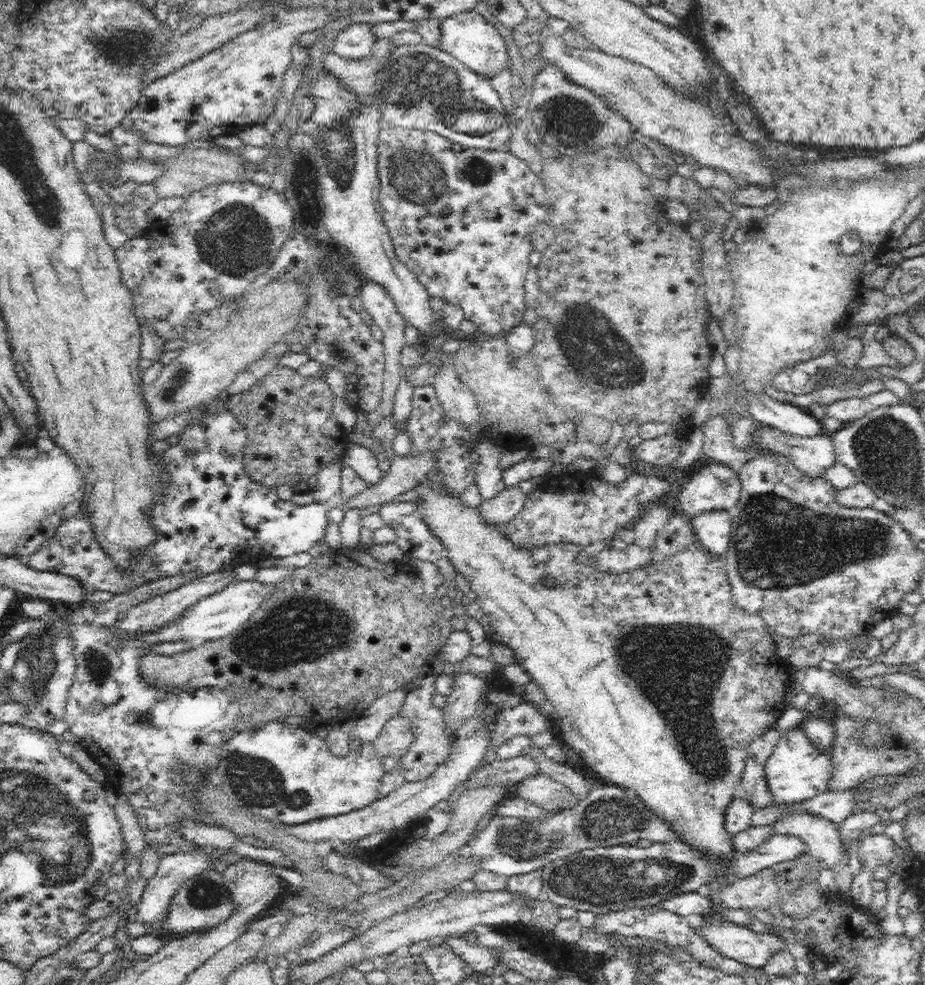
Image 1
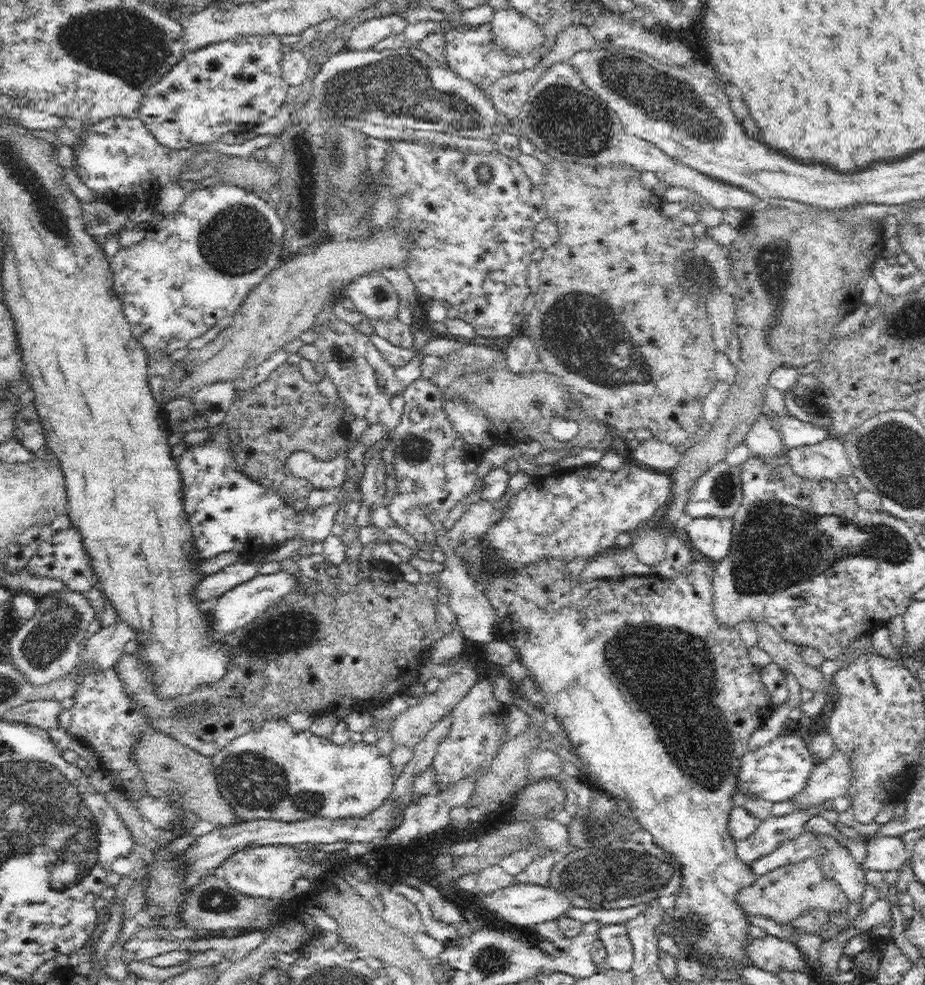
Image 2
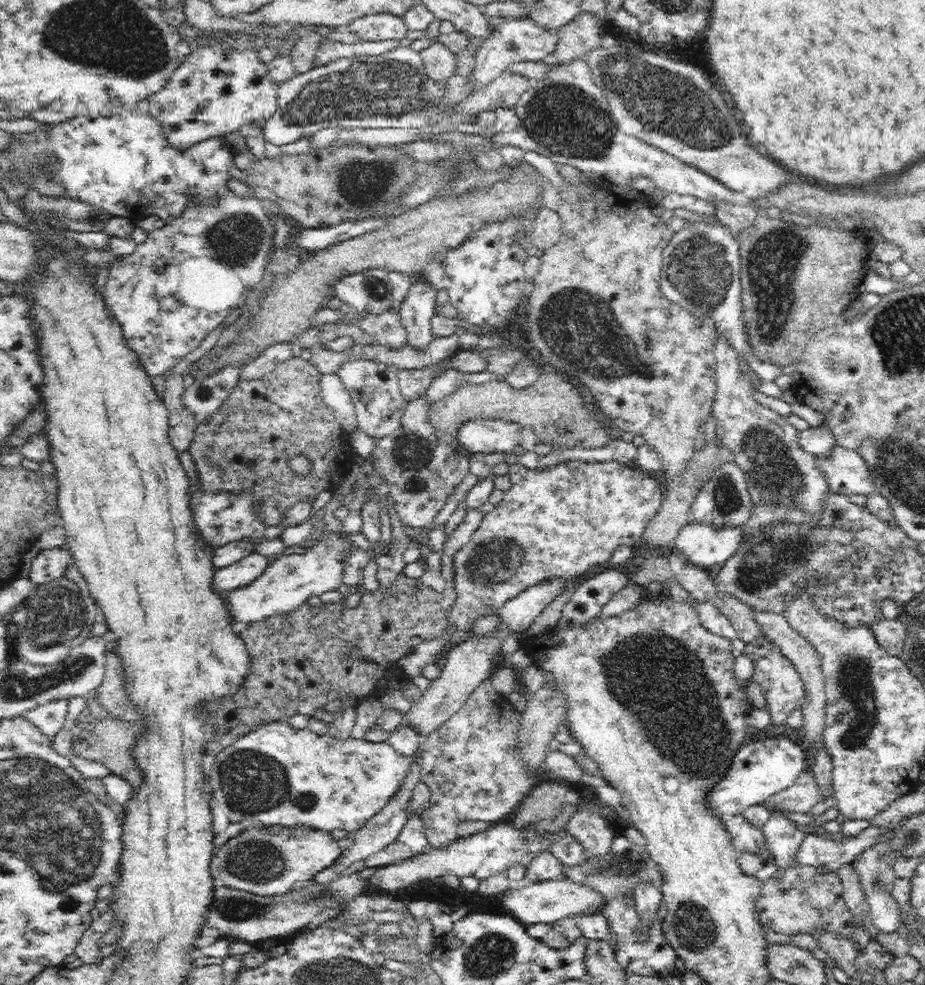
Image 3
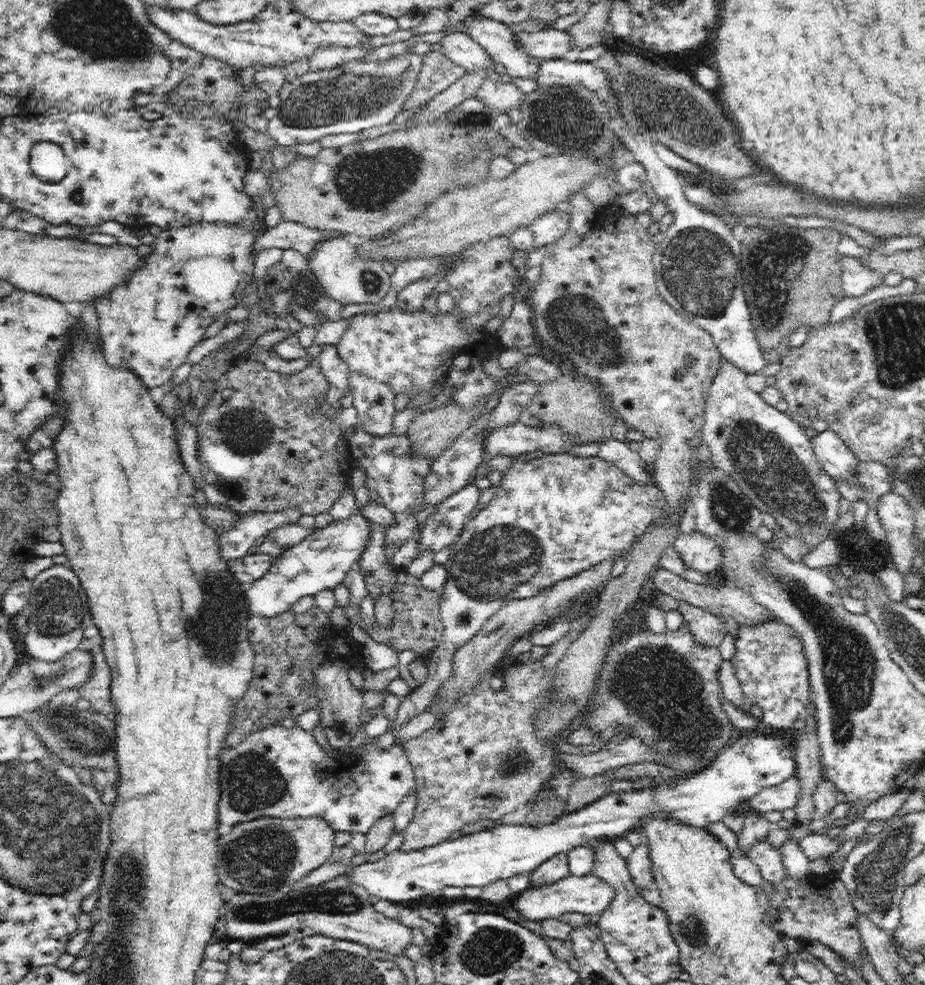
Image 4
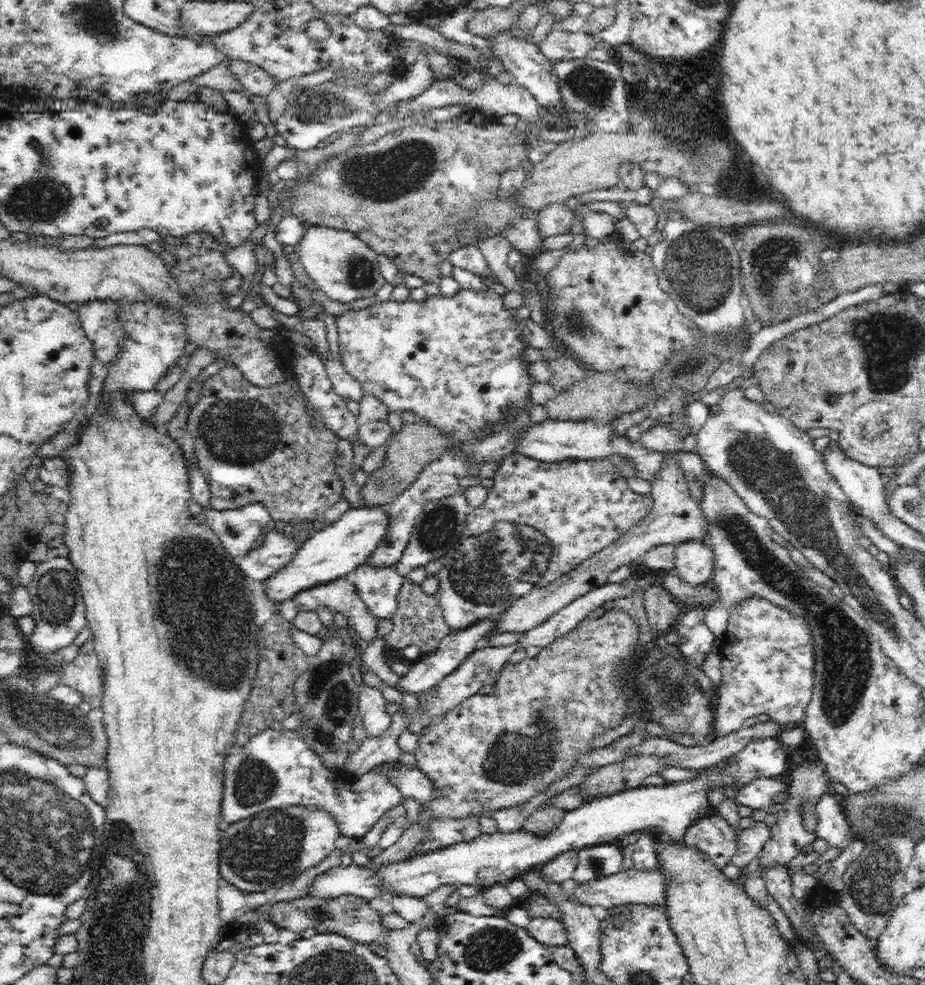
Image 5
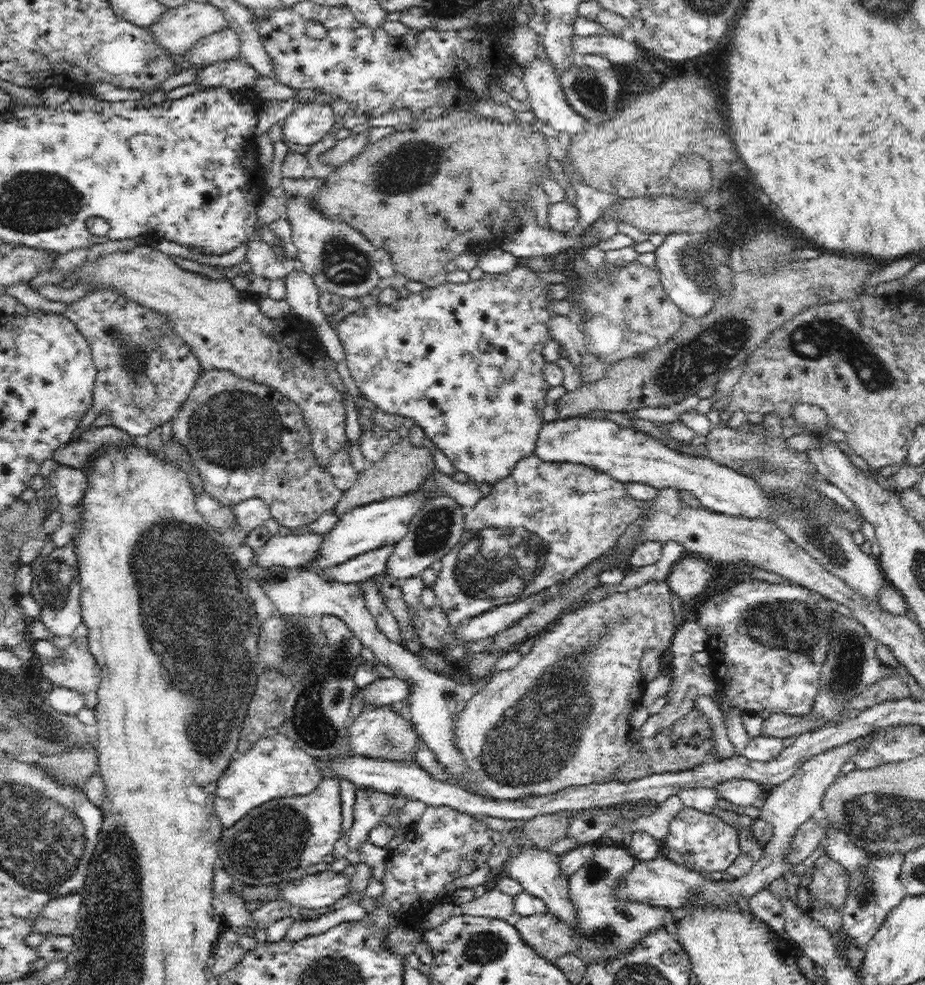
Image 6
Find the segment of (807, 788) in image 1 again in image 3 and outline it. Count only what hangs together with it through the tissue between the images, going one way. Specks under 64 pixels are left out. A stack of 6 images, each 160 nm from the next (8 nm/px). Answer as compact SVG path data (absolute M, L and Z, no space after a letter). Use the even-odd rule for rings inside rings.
M766 738L750 740L736 754L732 770L724 778L724 782L712 792L712 804L716 813L724 821L742 814L749 805L772 801L776 794L788 790L796 784L800 774L810 767L810 757L803 744L796 744L790 738Z

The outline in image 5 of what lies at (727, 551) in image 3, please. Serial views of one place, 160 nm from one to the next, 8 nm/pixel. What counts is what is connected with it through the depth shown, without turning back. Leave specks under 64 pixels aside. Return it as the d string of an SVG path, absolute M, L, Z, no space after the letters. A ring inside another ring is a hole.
M706 538L675 544L677 572L690 584L711 583L715 569L713 545Z

